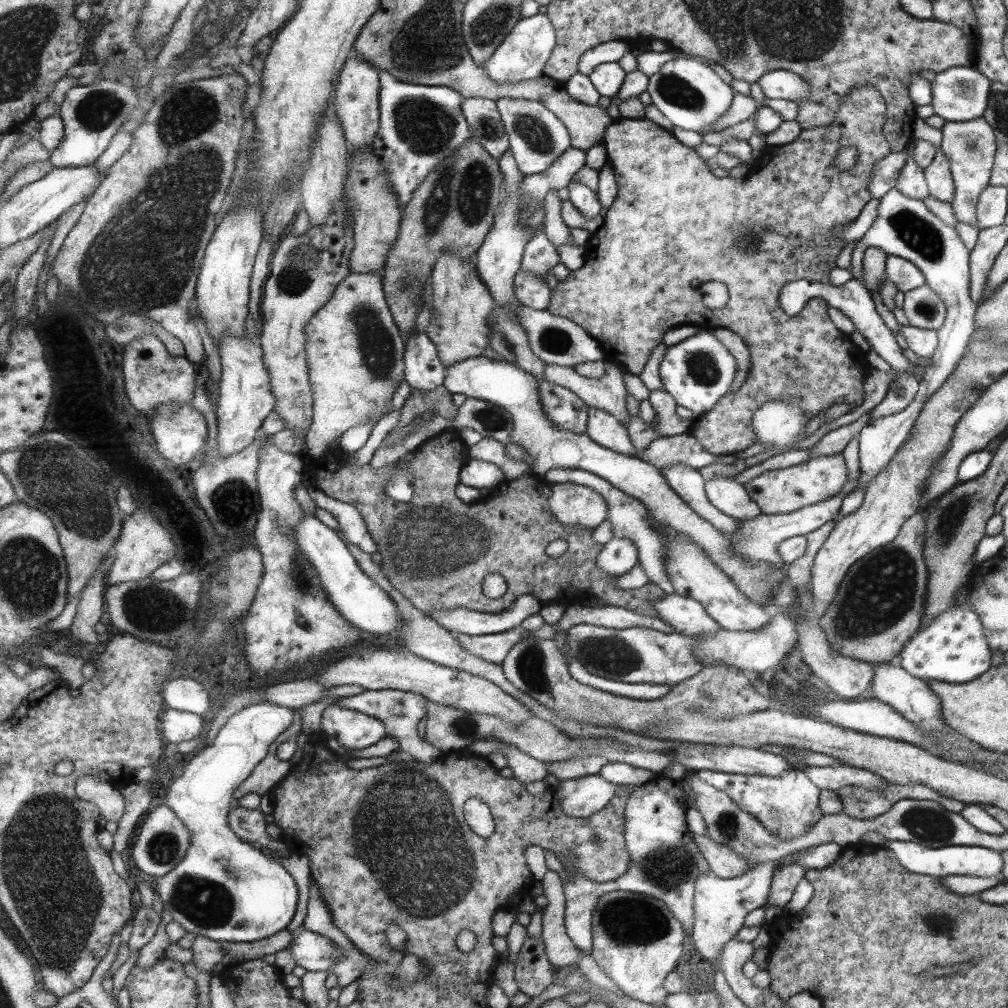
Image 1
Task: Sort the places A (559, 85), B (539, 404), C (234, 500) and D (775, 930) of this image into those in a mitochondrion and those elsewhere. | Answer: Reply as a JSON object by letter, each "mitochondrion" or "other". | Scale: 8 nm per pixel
{"A":"other","B":"other","C":"mitochondrion","D":"other"}

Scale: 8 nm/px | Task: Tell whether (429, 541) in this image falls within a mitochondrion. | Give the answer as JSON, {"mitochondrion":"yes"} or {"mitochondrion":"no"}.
{"mitochondrion":"yes"}

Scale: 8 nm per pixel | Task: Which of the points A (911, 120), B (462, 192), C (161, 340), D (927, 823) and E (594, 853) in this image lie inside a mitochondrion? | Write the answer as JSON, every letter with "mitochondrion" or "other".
{"A":"other","B":"mitochondrion","C":"other","D":"mitochondrion","E":"other"}

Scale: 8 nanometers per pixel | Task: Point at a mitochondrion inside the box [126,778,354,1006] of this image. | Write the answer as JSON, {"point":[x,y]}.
{"point":[207,904]}

